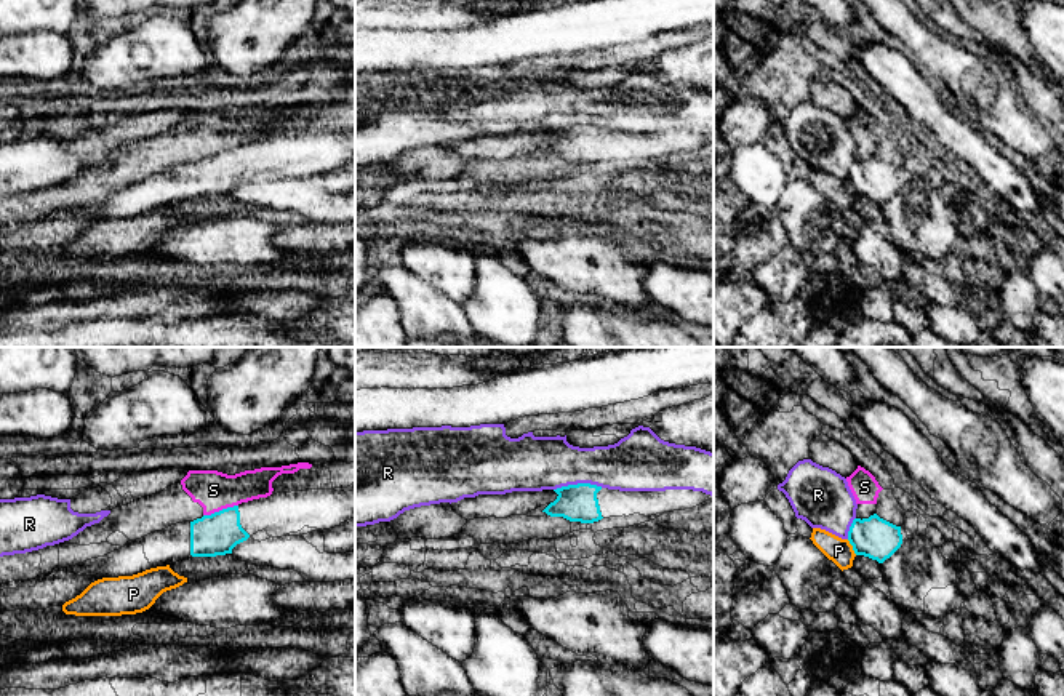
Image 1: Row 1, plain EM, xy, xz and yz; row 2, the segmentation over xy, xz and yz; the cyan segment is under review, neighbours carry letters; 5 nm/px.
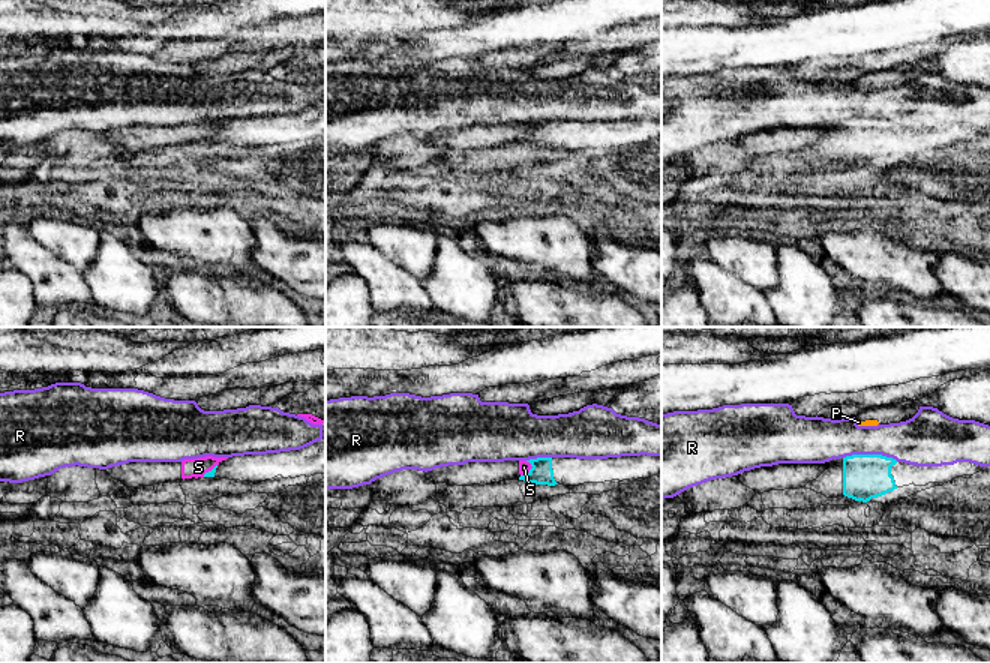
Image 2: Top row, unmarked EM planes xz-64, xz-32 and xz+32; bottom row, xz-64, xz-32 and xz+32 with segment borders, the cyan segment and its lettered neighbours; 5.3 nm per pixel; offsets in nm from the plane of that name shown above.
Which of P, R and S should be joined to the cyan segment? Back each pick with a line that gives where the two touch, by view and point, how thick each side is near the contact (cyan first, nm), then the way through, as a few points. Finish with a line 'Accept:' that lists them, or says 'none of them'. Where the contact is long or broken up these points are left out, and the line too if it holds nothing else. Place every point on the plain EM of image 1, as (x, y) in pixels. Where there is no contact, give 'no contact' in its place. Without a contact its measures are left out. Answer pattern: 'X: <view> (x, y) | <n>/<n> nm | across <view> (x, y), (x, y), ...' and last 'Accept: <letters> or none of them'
Accept: none of them

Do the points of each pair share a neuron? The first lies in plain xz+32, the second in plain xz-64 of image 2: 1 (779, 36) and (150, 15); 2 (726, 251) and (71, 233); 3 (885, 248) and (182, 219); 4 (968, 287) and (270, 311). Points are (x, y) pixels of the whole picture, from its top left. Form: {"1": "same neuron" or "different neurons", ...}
{"1": "different neurons", "2": "same neuron", "3": "same neuron", "4": "different neurons"}

